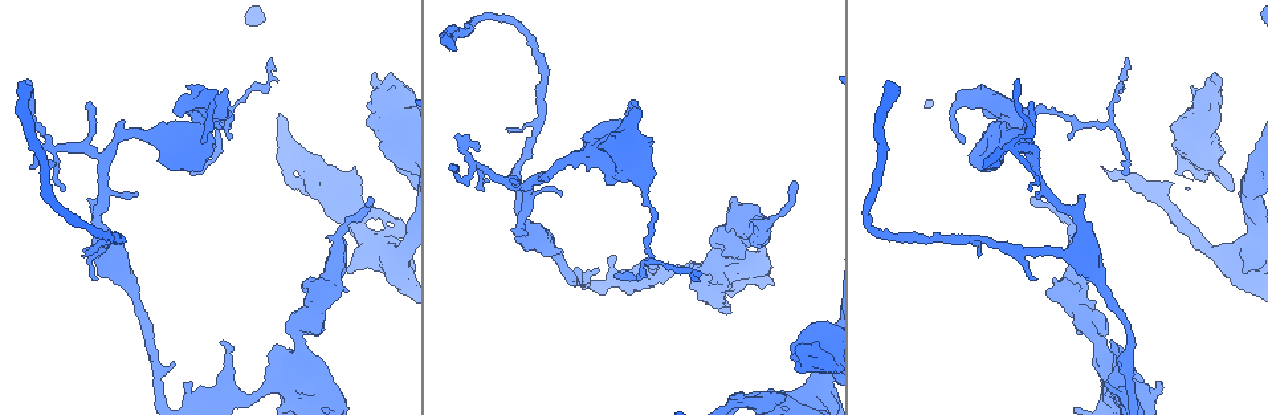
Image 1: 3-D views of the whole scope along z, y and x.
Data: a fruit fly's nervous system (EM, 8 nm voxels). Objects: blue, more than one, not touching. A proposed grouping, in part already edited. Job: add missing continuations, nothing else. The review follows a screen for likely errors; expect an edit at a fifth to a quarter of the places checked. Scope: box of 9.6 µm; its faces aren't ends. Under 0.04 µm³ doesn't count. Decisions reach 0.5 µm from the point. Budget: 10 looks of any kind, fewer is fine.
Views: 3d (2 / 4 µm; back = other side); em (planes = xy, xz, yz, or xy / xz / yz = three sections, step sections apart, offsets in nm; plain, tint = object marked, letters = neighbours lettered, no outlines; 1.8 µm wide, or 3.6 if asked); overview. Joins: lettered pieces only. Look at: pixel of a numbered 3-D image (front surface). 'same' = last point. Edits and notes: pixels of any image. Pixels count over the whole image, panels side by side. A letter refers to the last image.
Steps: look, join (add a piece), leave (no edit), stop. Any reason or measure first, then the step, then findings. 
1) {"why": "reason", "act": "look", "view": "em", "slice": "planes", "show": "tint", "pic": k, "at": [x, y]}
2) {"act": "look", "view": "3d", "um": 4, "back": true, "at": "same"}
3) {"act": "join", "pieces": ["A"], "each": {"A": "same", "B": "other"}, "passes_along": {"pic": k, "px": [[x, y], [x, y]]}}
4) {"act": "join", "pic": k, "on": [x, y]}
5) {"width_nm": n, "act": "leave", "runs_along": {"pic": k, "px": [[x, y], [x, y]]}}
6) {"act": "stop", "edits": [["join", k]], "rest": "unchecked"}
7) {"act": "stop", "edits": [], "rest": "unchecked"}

{"why": "thin end", "act": "look", "view": "em", "slice": "xz", "step": 8, "show": "tint", "pic": 1, "at": [1125, 173]}

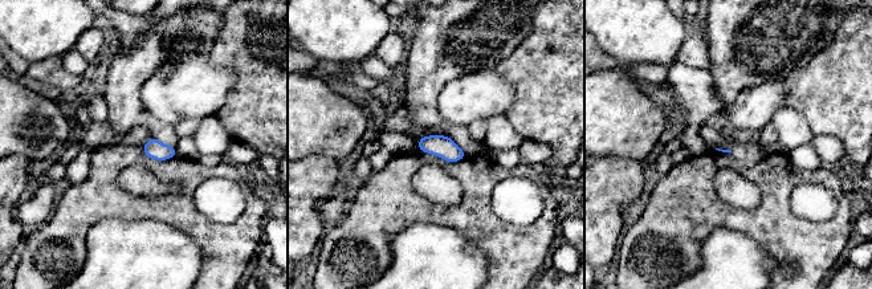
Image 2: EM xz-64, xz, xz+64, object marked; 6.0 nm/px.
{"why": "see the neighbours", "act": "look", "view": "em", "slice": "xz", "step": 8, "show": "letters", "at": "same"}

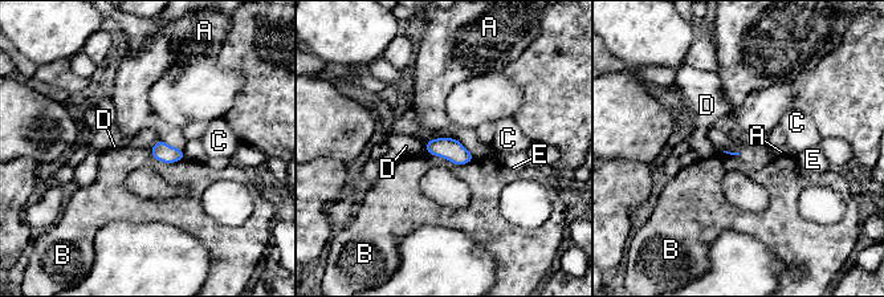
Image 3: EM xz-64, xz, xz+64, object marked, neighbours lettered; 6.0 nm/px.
{"act": "leave", "each": {"A": "other", "B": "other", "C": "other", "D": "other", "E": "other"}, "border": {"pic": 3, "px": [[149, 149], [162, 162], [184, 159]]}, "found": "no lettered piece goes on from it"}

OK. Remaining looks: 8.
{"why": "thick turns thin", "act": "look", "view": "3d", "um": 2, "pic": 1, "at": [1051, 108]}

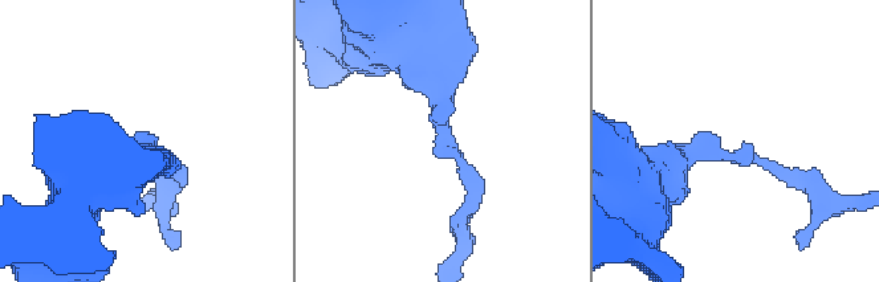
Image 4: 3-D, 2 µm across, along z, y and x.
{"act": "look", "view": "em", "slice": "yz", "step": 8, "show": "tint", "pic": 4, "at": [438, 143]}

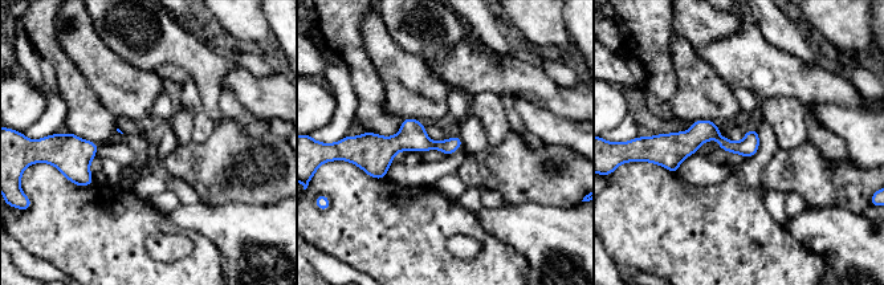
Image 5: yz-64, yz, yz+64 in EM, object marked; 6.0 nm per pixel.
{"why": "cut it another way", "act": "look", "view": "em", "slice": "planes", "show": "letters", "at": "same"}

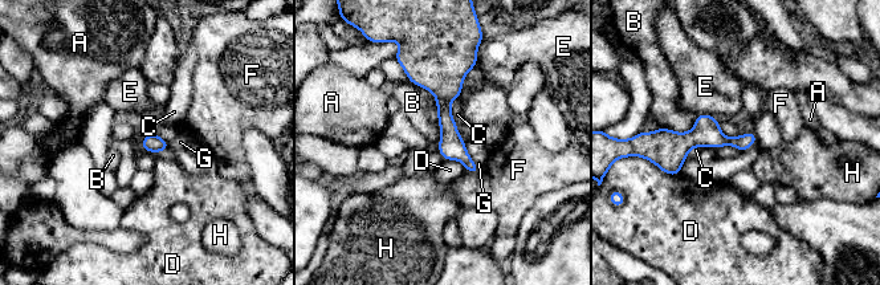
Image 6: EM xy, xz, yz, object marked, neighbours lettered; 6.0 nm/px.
{"width_nm": 110, "longest_contact_nm": ["B", 240], "act": "leave", "each": {"A": "other", "B": "other", "C": "other", "D": "other", "E": "other", "F": "other", "G": "other", "H": "other"}, "found": "no lettered piece goes on from it"}

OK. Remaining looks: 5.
{"act": "look", "view": "3d", "um": 2, "pic": 1, "at": [1033, 104]}

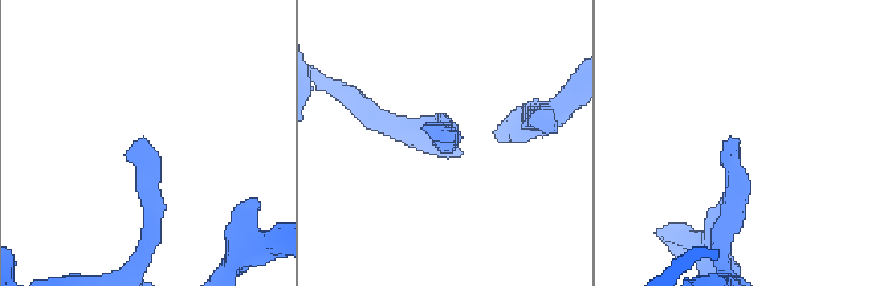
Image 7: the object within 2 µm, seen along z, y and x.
{"act": "look", "view": "em", "slice": "planes", "show": "letters", "pic": 7, "at": [438, 137]}

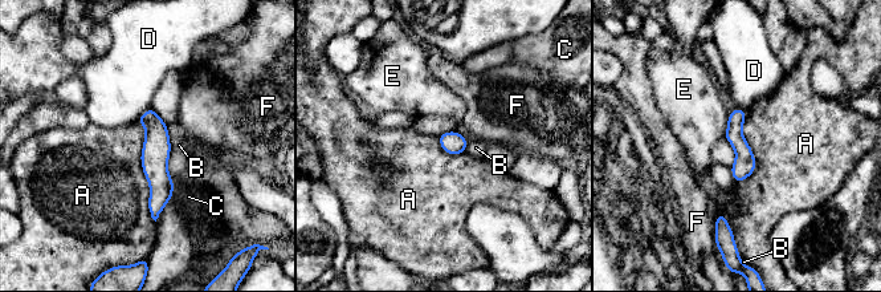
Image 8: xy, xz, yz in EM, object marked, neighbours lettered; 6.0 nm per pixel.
{"width_nm": 140, "act": "leave", "each": {"A": "other", "B": "other", "C": "other", "D": "other", "E": "other", "F": "other"}, "border": {"pic": 8, "px": [[137, 122], [155, 222]]}, "found": "no lettered piece goes on from it"}

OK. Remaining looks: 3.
{"why": "free end", "act": "look", "view": "em", "um": 3.6, "slice": "xy", "step": 4, "show": "plain", "pic": 1, "at": [1215, 128]}

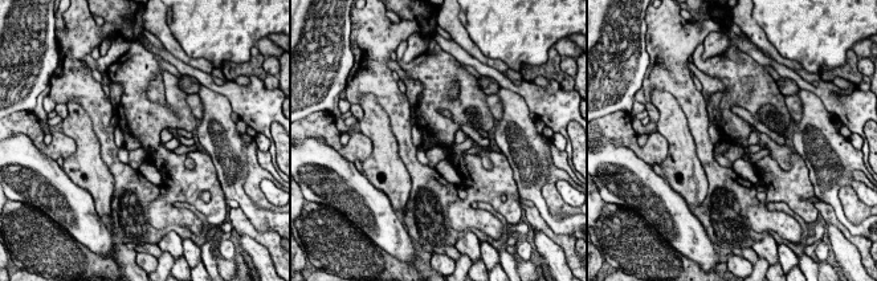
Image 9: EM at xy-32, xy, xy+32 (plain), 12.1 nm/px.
{"act": "look", "view": "em", "um": 3.6, "slice": "xy", "step": 4, "show": "tint", "at": "same"}

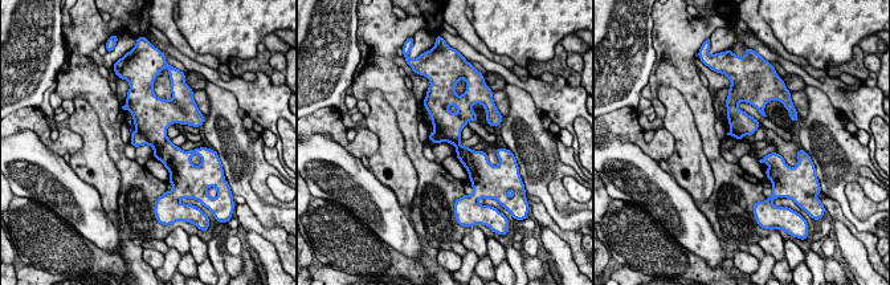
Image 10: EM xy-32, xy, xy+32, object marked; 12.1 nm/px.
{"act": "look", "view": "em", "um": 3.6, "slice": "xy", "step": 4, "show": "letters", "at": "same"}

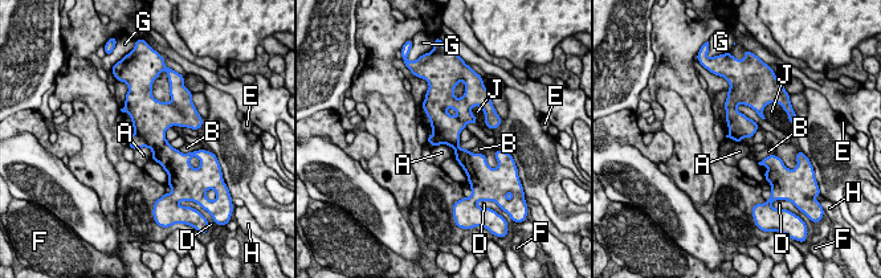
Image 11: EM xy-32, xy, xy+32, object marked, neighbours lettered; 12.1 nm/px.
{"act": "leave", "each": {"A": "other", "B": "other", "D": "other", "E": "other", "F": "other", "G": "other", "H": "other", "J": "other"}, "border": {"pic": 11, "px": [[757, 130], [751, 137], [738, 142]]}, "found": "no lettered piece goes on from it"}

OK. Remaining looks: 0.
{"act": "stop", "edits": [], "rest": "unchecked"}

